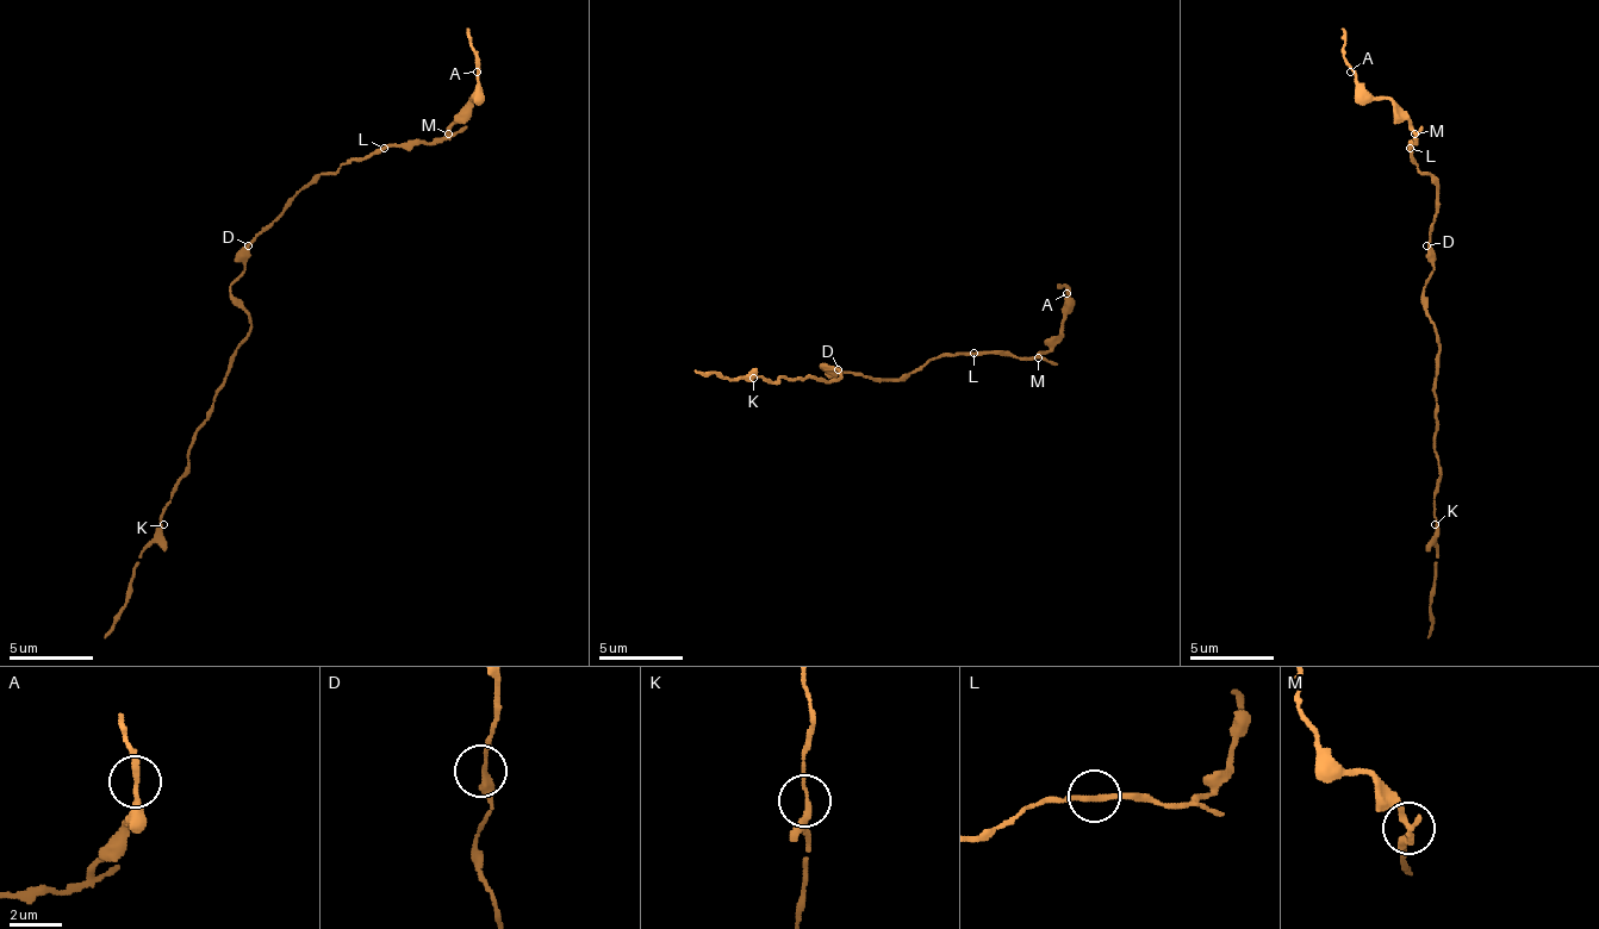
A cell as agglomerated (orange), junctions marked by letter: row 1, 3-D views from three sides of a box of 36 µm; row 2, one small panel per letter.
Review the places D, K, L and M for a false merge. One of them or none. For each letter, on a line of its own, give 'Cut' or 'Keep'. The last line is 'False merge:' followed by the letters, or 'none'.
D: Keep
K: Keep
L: Keep
M: Cut
False merge: M

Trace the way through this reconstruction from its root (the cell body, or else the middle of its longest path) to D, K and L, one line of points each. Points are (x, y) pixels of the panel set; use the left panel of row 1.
D: (235, 279), (243, 270), (243, 249), (248, 245)
K: (235, 279), (231, 300), (252, 330), (235, 351), (210, 419), (197, 431), (188, 474), (163, 512), (163, 524)
L: (235, 279), (243, 270), (243, 249), (308, 186), (324, 173), (337, 173), (354, 161), (366, 161), (384, 148)

